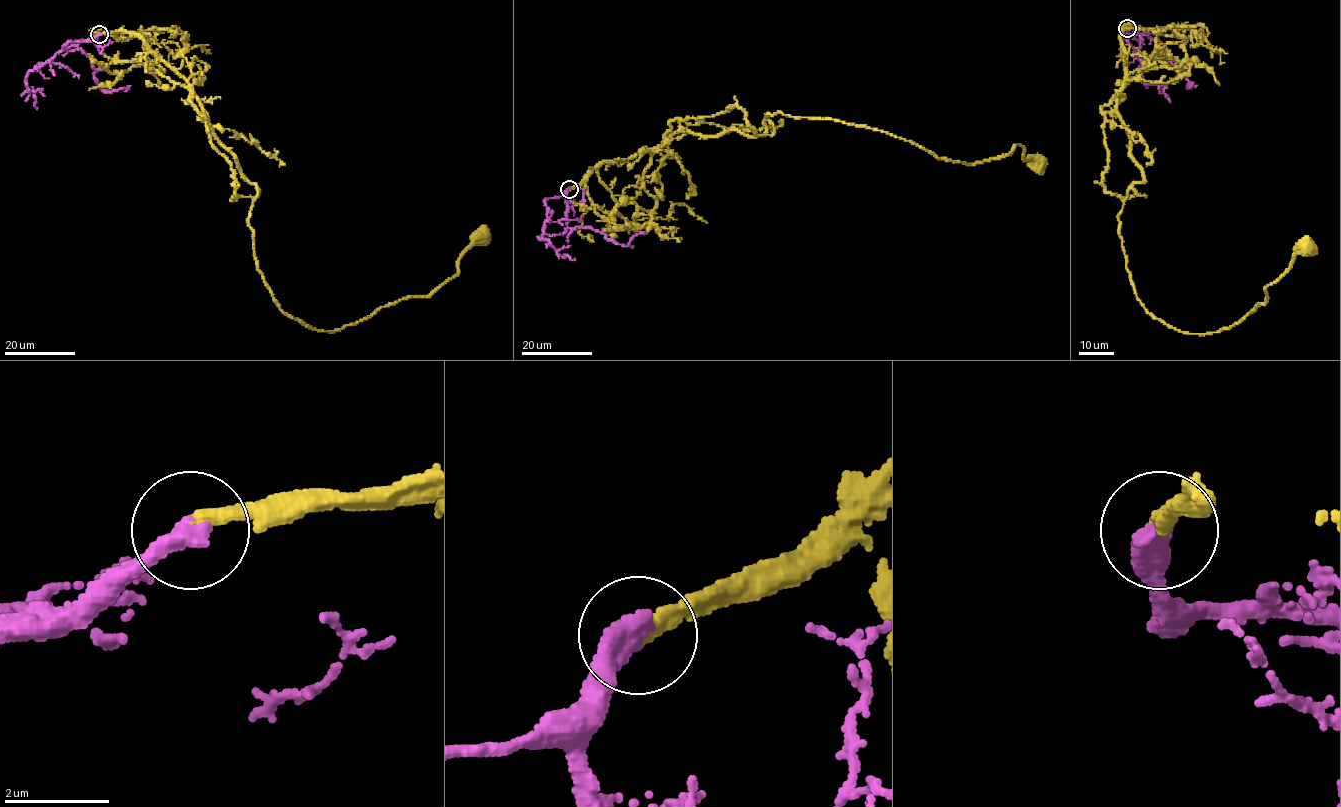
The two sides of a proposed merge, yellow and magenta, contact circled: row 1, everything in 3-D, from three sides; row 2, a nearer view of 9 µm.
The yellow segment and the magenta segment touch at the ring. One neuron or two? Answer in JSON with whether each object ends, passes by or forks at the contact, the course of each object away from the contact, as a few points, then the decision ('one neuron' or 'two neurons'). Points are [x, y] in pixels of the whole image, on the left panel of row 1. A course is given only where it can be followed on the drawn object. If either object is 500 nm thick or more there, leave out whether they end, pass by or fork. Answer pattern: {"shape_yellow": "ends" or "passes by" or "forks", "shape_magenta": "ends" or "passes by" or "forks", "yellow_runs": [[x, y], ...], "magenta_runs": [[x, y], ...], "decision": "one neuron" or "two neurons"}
{"shape_yellow": "ends", "shape_magenta": "ends", "yellow_runs": [[99, 34], [135, 33], [189, 85], [256, 184], [263, 280], [316, 330], [429, 296], [482, 236]], "magenta_runs": [[99, 34], [86, 41], [69, 42], [53, 58], [30, 72], [26, 81], [29, 91], [33, 91], [37, 109]], "decision": "one neuron"}

